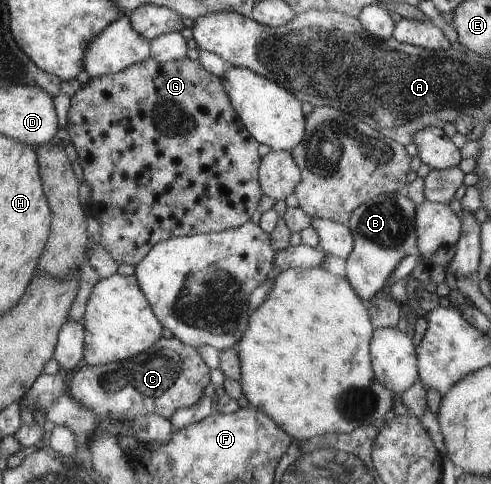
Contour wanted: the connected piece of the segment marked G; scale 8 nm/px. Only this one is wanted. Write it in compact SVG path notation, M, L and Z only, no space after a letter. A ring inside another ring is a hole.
M187 56L168 62L158 62L148 57L141 62L129 64L126 68L107 74L89 78L70 97L70 106L66 115L66 131L69 141L76 149L77 161L81 166L83 180L90 187L91 201L95 207L94 219L99 222L99 243L109 253L117 265L137 265L146 253L158 243L173 236L192 236L209 232L220 232L229 228L239 227L253 219L253 211L257 201L261 199L261 190L257 185L257 165L261 163L257 153L255 139L246 131L239 120L238 111L231 105L222 82L217 76L205 71L198 60L189 60Z

